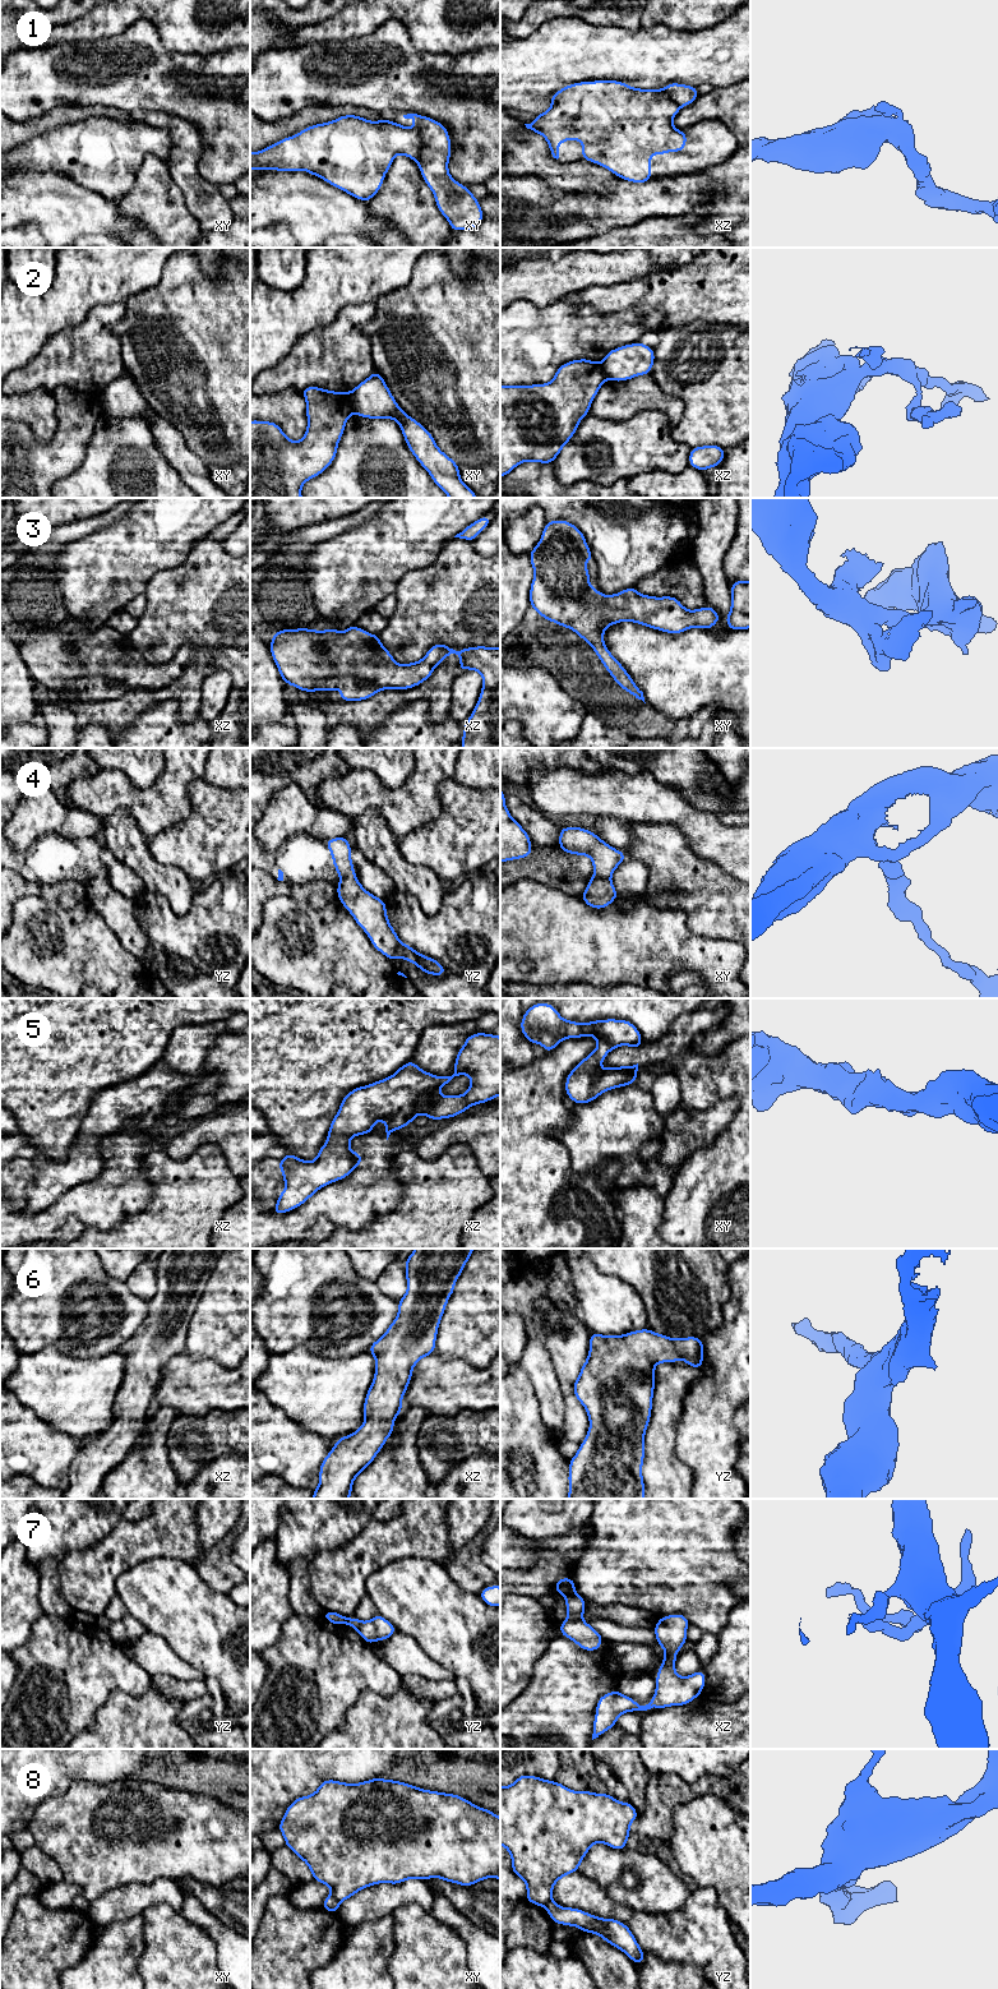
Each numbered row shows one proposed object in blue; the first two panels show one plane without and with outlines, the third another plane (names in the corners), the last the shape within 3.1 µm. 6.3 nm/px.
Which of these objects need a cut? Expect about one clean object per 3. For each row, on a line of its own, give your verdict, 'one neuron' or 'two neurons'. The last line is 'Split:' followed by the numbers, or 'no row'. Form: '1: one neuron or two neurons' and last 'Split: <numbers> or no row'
1: two neurons
2: two neurons
3: one neuron
4: two neurons
5: one neuron
6: one neuron
7: two neurons
8: two neurons
Split: 1, 2, 4, 7, 8

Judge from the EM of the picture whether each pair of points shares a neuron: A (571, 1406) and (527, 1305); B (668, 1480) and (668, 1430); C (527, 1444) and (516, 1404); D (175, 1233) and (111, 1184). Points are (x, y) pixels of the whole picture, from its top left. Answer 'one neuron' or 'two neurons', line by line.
A: one neuron
B: one neuron
C: one neuron
D: two neurons

